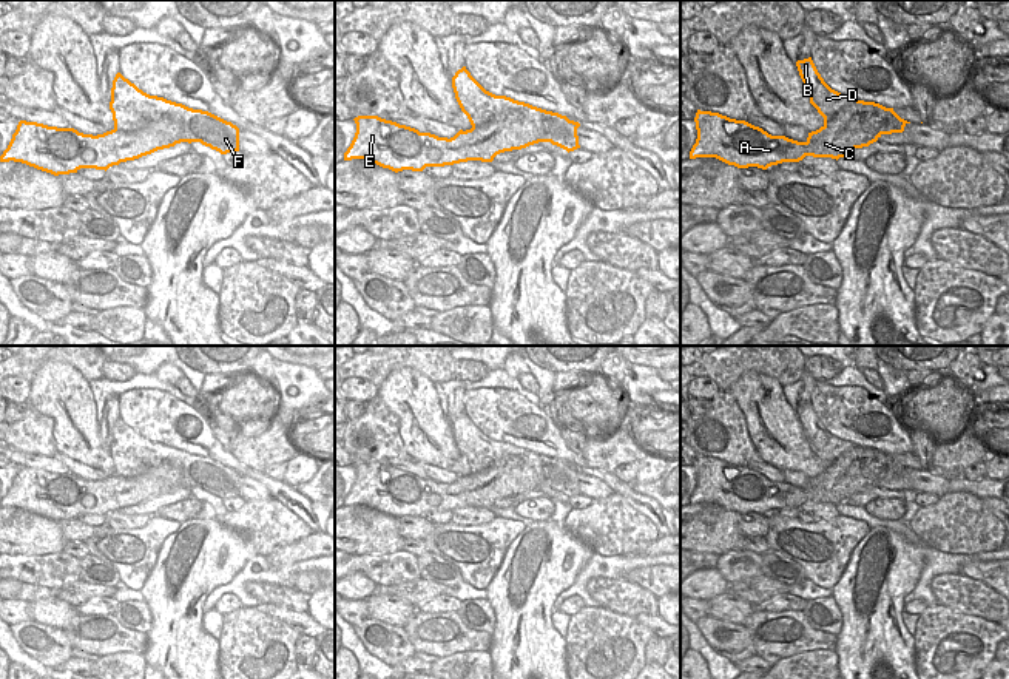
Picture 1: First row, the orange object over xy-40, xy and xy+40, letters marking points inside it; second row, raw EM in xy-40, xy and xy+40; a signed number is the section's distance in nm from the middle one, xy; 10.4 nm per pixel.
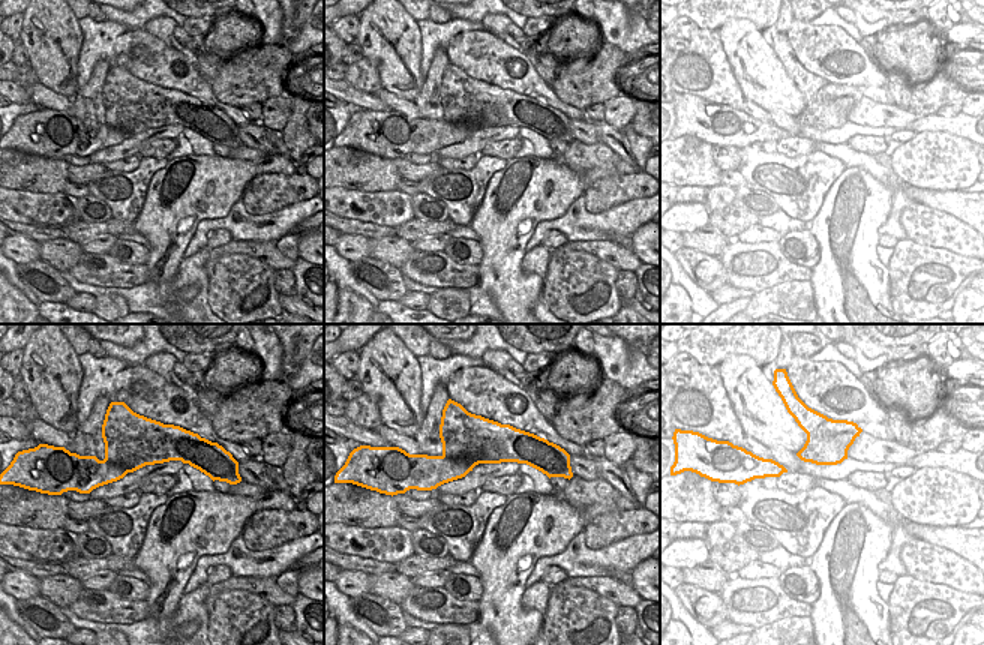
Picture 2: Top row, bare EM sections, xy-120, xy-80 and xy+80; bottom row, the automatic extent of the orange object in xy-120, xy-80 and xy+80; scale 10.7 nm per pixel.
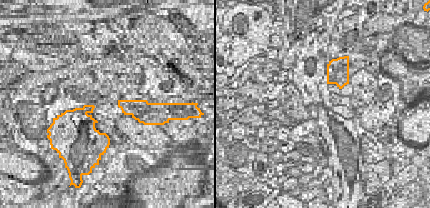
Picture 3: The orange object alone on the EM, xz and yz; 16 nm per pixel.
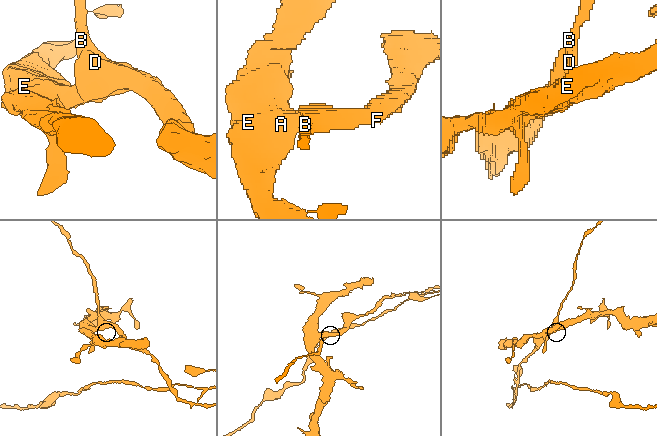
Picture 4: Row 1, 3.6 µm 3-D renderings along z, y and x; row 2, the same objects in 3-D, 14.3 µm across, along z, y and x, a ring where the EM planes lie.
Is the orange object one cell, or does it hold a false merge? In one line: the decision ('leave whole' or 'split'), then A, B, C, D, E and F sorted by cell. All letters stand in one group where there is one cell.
split | A C E / B D F

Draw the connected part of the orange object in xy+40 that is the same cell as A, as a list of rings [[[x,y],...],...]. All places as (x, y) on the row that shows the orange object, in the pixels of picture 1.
[[[850,102],[835,117],[836,128],[821,127],[808,133],[805,142],[798,142],[785,136],[771,136],[745,120],[697,110],[694,117],[697,139],[690,159],[716,157],[737,168],[767,170],[782,162],[799,162],[805,156],[838,160],[853,150],[852,134],[861,128],[867,131],[869,127],[879,127],[881,134],[903,133],[896,130],[903,119],[893,108],[875,102]]]

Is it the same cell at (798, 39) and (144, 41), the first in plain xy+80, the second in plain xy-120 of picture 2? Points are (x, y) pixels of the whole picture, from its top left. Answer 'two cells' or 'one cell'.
one cell

